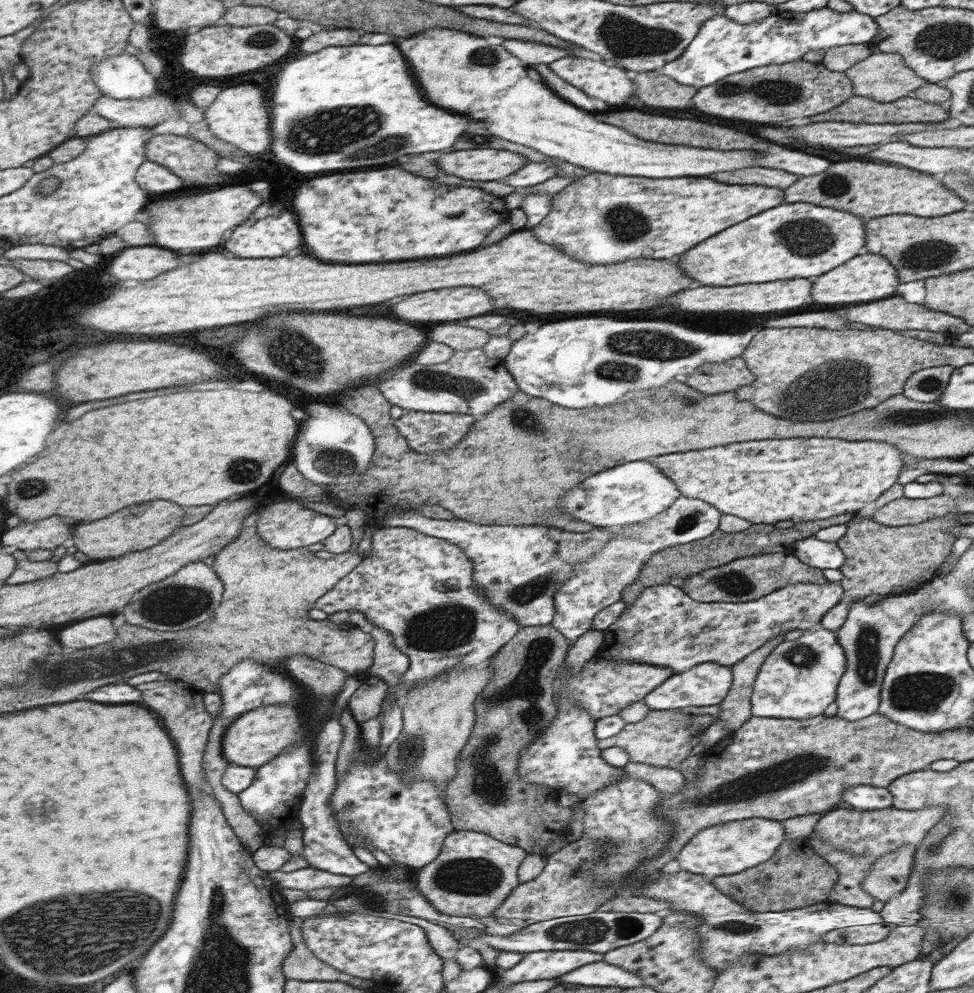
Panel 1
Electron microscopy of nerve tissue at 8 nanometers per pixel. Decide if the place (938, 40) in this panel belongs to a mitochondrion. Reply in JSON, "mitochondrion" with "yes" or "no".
{"mitochondrion":"yes"}

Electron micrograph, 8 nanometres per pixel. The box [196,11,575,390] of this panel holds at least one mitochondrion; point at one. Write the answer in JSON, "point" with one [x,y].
{"point":[320,133]}

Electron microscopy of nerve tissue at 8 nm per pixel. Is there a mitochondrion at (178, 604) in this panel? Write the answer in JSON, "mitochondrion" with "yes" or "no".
{"mitochondrion":"yes"}

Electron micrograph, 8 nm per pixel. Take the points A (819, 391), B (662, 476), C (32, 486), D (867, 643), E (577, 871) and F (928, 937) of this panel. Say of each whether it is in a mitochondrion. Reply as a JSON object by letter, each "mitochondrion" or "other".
{"A":"mitochondrion","B":"other","C":"mitochondrion","D":"mitochondrion","E":"mitochondrion","F":"other"}

